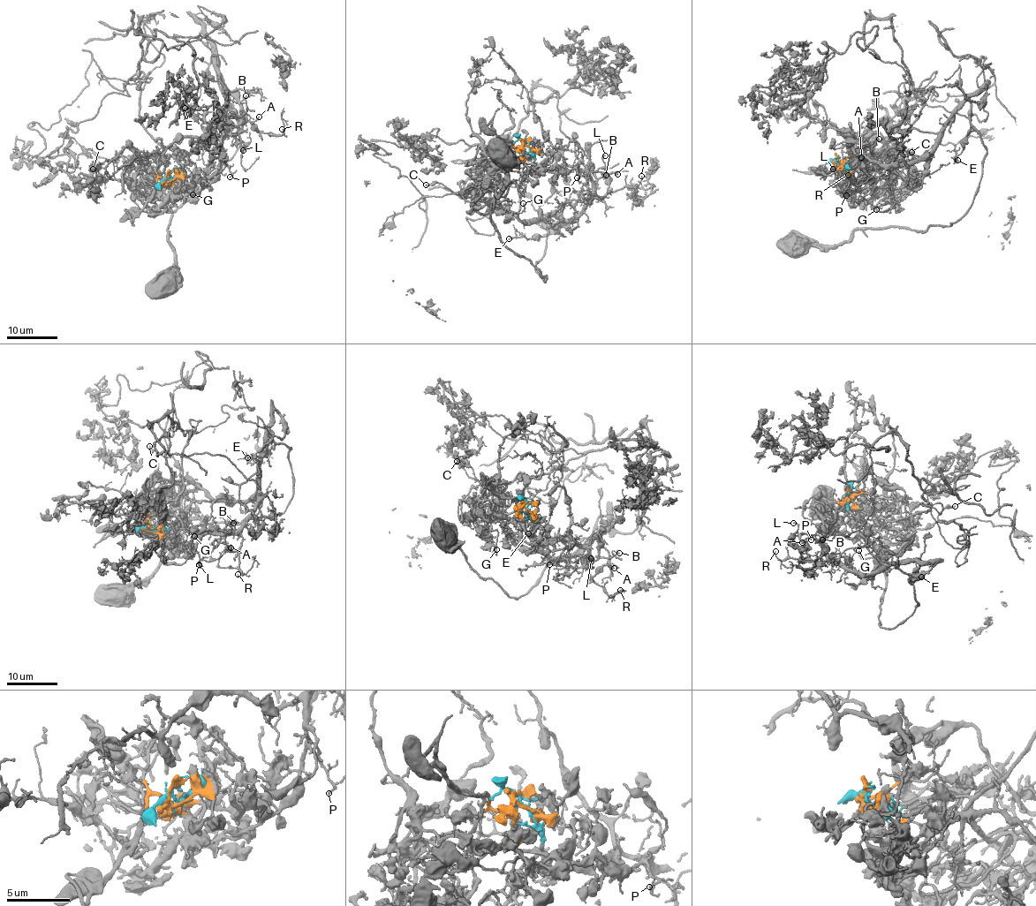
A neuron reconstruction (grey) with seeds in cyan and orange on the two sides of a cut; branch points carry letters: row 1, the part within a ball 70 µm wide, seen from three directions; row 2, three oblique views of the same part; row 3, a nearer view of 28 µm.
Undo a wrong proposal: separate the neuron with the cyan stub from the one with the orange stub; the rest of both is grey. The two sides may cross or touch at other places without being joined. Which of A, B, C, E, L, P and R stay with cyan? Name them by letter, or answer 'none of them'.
A, B, C, E, L, P, R

